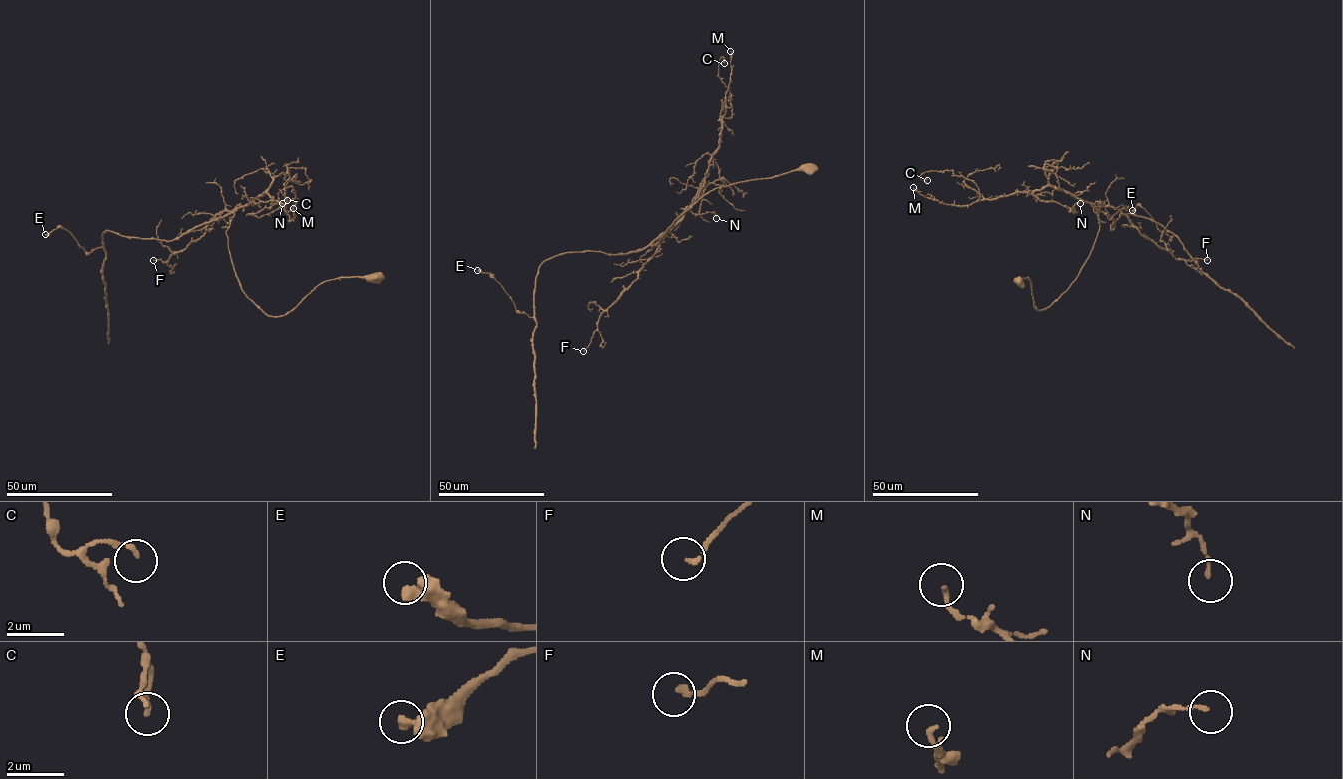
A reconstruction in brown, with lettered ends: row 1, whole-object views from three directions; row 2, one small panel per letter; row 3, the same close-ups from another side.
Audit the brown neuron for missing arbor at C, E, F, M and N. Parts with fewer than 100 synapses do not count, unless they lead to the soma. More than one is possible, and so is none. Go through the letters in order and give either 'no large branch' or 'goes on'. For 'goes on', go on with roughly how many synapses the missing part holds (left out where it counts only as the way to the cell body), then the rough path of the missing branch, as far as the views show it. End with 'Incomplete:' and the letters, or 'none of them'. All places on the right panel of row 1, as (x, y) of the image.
C: no large branch
E: no large branch
F: no large branch
M: no large branch
N: no large branch
Incomplete: none of them

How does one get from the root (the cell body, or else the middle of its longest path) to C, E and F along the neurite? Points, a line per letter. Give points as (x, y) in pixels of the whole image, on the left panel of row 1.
C: (376, 277), (324, 281), (265, 314), (226, 230), (263, 193), (287, 213), (291, 186), (287, 200)
E: (376, 277), (271, 316), (236, 276), (233, 213), (171, 240), (106, 230), (90, 252), (45, 234)
F: (376, 277), (324, 281), (267, 315), (236, 276), (224, 210), (153, 260)

